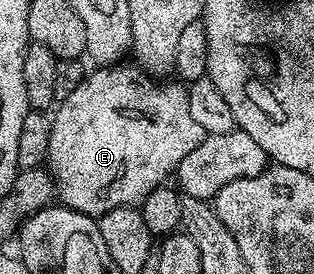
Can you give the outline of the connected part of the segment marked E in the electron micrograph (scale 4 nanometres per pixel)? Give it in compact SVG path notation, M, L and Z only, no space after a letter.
M118 63L115 65L107 65L97 67L86 72L83 83L79 83L79 87L75 87L75 91L71 91L71 95L60 98L59 104L56 106L57 114L52 114L51 120L51 147L49 148L49 159L47 168L53 174L56 185L55 193L59 198L60 204L66 209L74 209L80 213L86 213L88 217L100 219L107 211L111 211L115 207L123 207L124 205L136 206L148 195L155 186L162 184L166 180L165 177L176 170L177 165L183 159L187 159L189 150L195 148L197 143L206 137L203 127L199 127L195 123L194 117L191 115L191 109L187 107L188 88L184 84L177 85L156 85L152 76L146 75L144 72L136 71L133 73L134 66L129 63Z

